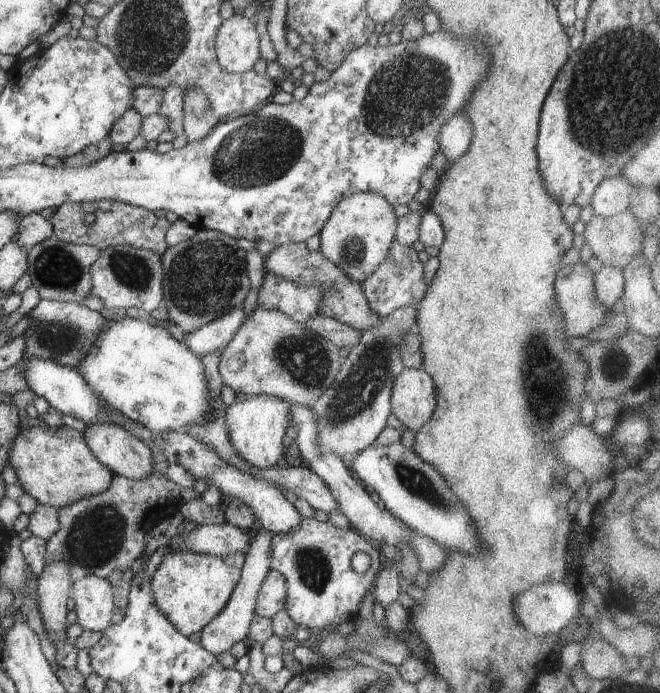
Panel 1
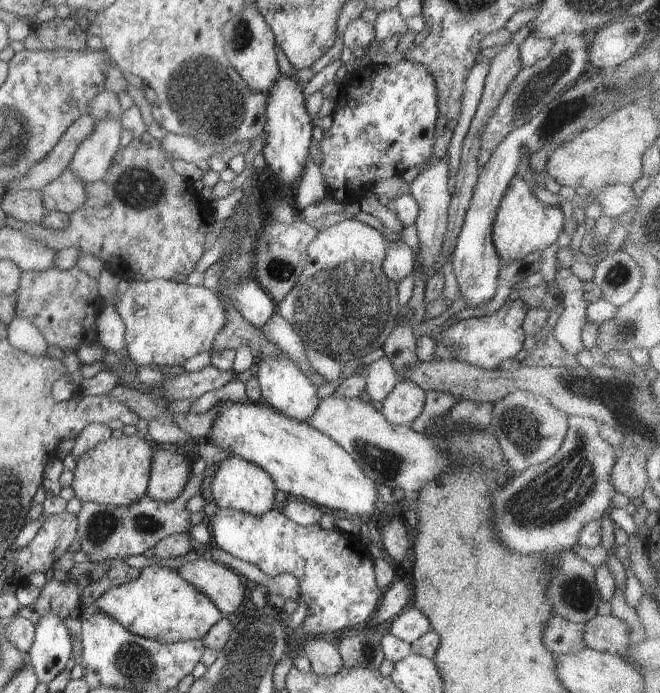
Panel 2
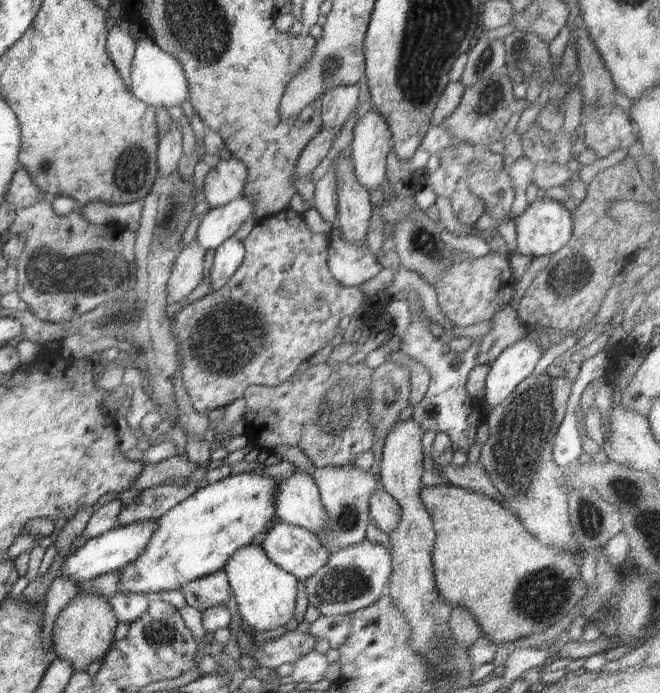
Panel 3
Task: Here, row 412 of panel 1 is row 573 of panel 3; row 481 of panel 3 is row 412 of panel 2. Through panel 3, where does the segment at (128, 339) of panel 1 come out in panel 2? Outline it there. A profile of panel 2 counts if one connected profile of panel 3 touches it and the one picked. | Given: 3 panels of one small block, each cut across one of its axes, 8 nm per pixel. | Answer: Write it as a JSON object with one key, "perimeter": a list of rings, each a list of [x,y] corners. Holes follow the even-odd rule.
{"perimeter":[[[253,399],[246,402],[222,400],[216,406],[218,418],[206,441],[259,465],[274,480],[277,490],[330,510],[360,516],[363,521],[378,512],[382,504],[378,485],[366,476],[349,452],[323,432]]]}

